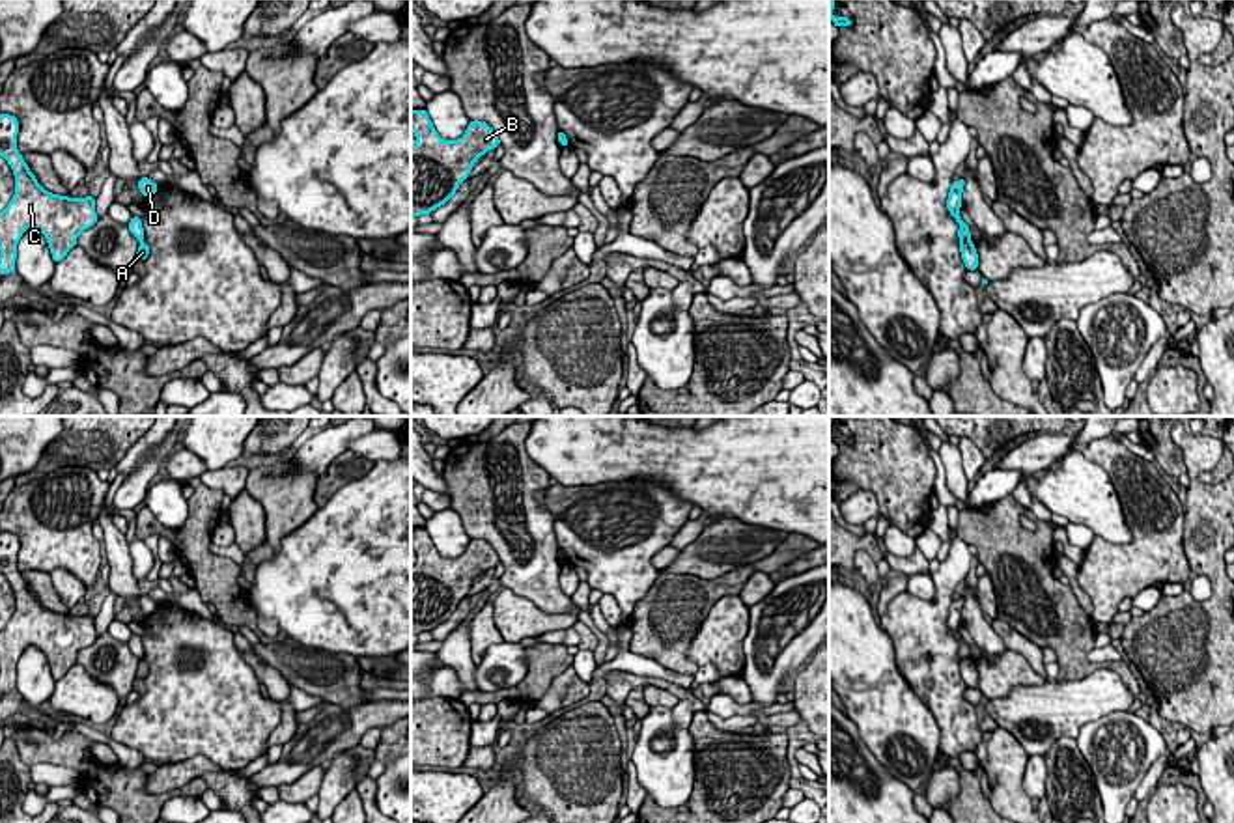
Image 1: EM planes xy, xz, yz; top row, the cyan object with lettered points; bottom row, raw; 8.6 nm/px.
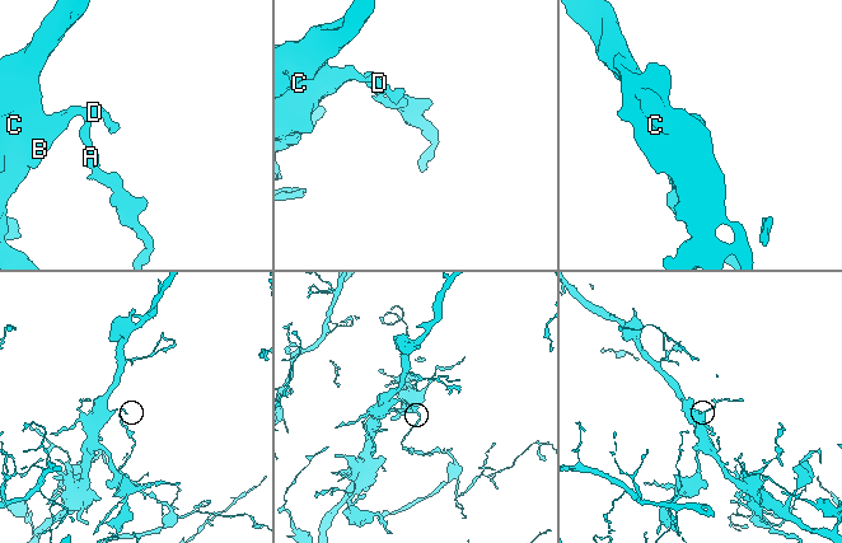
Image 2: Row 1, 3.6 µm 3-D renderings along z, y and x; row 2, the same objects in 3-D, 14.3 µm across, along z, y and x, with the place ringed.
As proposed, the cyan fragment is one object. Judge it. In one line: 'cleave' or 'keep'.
cleave

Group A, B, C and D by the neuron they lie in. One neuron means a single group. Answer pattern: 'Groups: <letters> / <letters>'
Groups: A / B C D

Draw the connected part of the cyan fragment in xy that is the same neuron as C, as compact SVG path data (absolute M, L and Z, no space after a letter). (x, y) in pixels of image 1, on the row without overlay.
M0 532L0 573L15 593L15 612L0 631L0 692L15 689L17 663L28 646L41 649L54 681L77 664L80 649L97 640L95 618L47 610L17 567L19 539Z

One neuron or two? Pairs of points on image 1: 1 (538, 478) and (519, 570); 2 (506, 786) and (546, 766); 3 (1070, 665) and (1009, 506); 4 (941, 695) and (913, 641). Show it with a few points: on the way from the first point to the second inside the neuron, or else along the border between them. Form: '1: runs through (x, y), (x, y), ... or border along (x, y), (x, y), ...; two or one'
1: runs through (529, 501), (527, 549); one
2: border along (514, 760), (519, 784); two
3: runs through (1063, 626), (1053, 596), (1014, 545); one
4: runs through (938, 682), (921, 654); one

